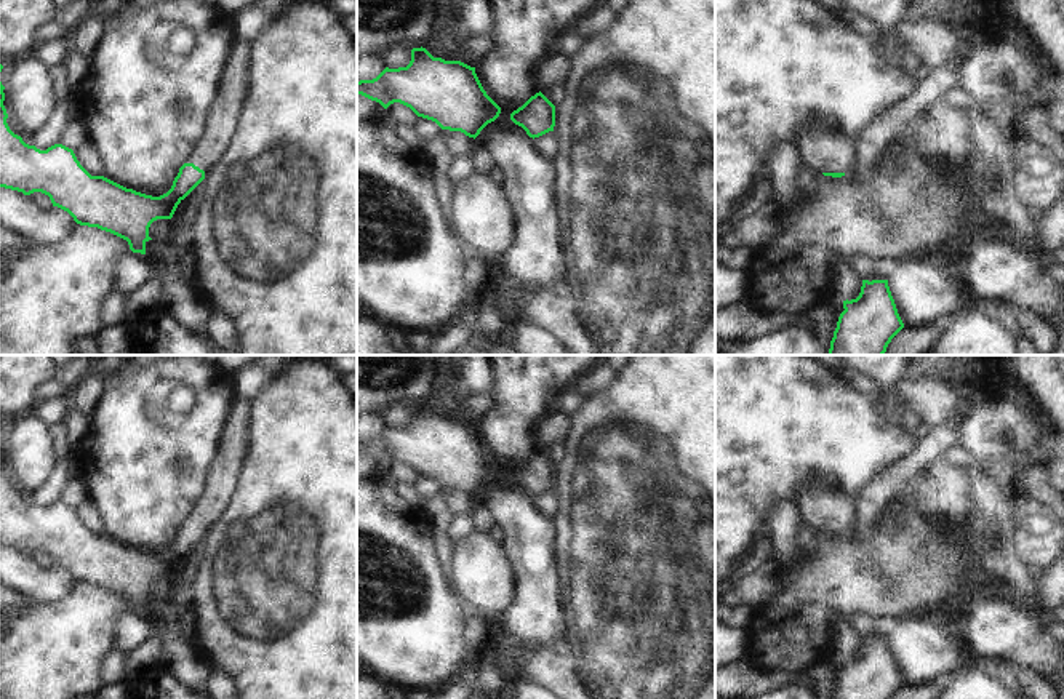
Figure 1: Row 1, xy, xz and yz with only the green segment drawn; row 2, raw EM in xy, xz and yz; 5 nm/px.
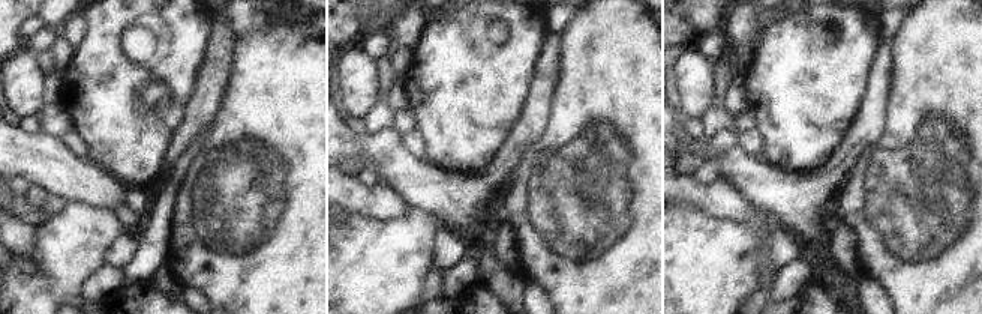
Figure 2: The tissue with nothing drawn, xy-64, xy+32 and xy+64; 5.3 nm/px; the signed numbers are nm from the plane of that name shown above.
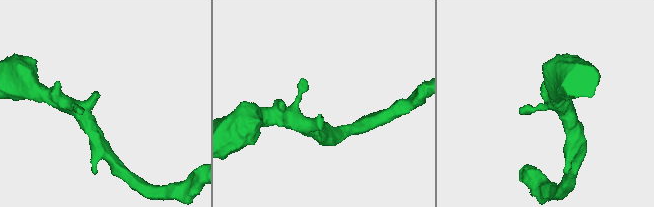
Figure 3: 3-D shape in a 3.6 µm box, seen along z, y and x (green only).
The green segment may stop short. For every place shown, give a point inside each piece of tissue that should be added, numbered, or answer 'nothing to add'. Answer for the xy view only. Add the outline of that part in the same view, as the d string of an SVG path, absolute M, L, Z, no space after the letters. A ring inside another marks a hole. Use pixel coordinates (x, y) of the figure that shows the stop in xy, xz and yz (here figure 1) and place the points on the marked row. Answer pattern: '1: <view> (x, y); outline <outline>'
1: xy (221, 123); outline M234 40L205 130L186 160L205 173L226 154L237 131L237 120L248 91L250 50L250 42Z

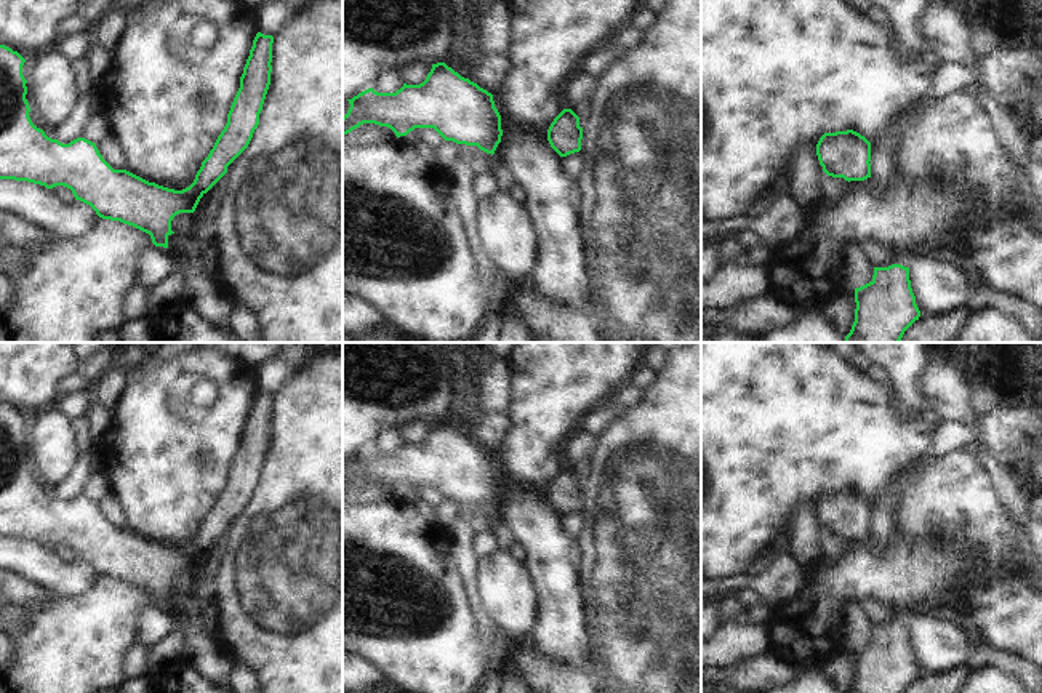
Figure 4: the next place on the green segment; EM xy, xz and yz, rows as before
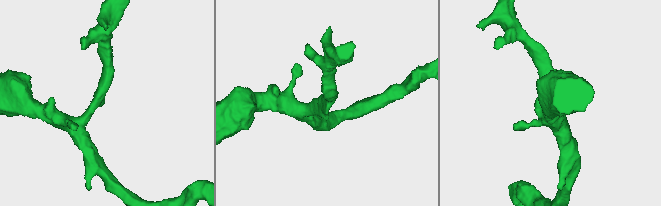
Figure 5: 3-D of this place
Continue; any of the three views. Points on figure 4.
nothing to add

